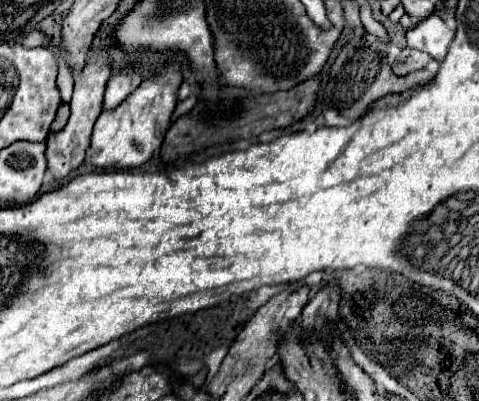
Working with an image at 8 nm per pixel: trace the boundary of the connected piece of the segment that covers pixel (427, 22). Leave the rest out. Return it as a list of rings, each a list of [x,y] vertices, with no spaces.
[[[430,15],[420,21],[414,29],[410,29],[406,39],[412,49],[426,51],[432,59],[444,61],[448,45],[454,39],[454,31],[448,29],[448,25],[438,15]]]

